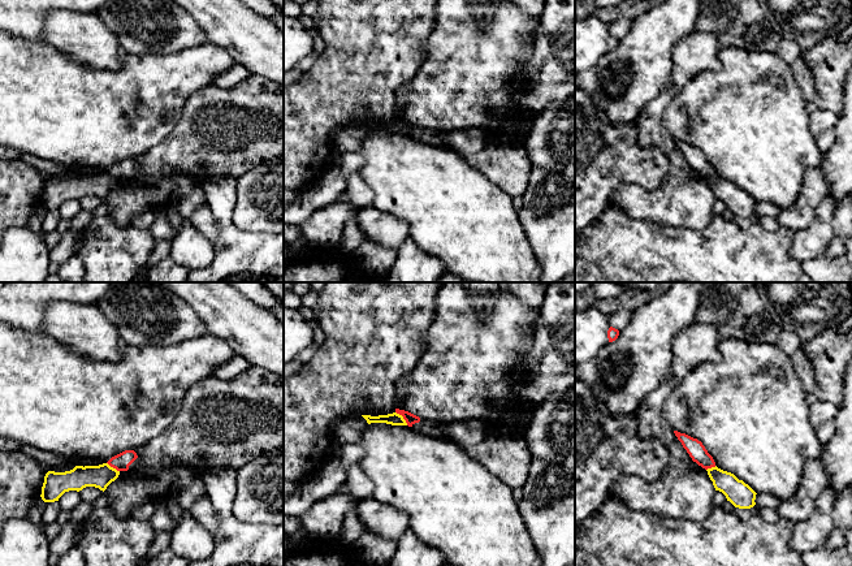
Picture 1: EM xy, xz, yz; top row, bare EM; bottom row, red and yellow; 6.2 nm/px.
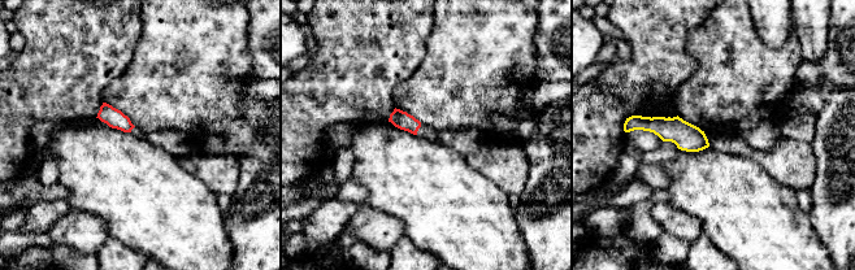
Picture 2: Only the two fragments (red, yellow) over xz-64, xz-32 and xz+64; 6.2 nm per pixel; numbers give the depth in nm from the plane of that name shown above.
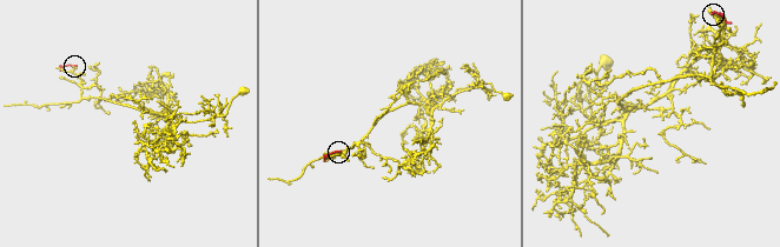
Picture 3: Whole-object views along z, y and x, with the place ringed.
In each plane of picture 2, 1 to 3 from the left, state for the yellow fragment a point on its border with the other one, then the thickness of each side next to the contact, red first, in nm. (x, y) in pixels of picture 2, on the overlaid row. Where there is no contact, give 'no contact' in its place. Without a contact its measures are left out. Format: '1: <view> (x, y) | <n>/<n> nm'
1: no contact
2: no contact
3: no contact

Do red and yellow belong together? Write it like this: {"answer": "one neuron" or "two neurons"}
{"answer": "two neurons"}

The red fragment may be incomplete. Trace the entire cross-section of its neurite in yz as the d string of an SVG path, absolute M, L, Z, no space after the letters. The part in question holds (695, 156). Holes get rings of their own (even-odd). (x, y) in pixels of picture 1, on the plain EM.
M674 139L674 142L693 170L705 178L715 176L713 165L708 161L701 150L678 139Z

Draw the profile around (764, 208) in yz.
M757 202L754 211L760 216L778 217L780 209L770 202Z

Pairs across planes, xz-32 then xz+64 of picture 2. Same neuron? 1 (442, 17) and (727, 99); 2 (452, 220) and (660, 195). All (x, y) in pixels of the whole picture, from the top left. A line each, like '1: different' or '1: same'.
1: same
2: different

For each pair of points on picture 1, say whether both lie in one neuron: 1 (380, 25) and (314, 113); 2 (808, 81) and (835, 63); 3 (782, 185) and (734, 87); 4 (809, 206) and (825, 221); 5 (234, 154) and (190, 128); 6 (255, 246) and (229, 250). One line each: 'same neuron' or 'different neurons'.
1: same neuron
2: different neurons
3: same neuron
4: different neurons
5: same neuron
6: same neuron

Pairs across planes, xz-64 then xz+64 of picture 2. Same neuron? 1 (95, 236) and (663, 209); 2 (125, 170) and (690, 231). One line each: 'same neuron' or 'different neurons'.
1: same neuron
2: different neurons

